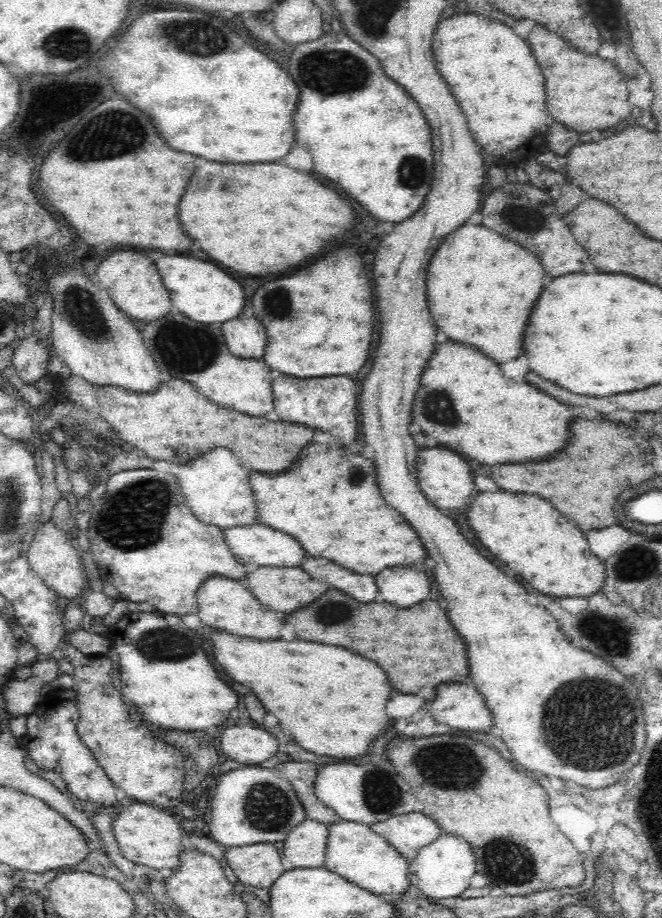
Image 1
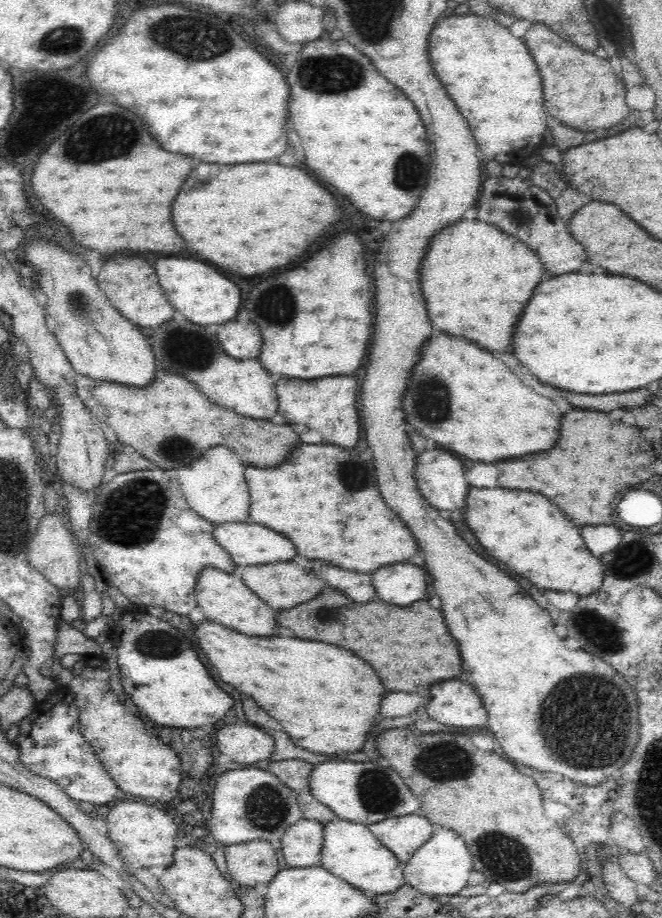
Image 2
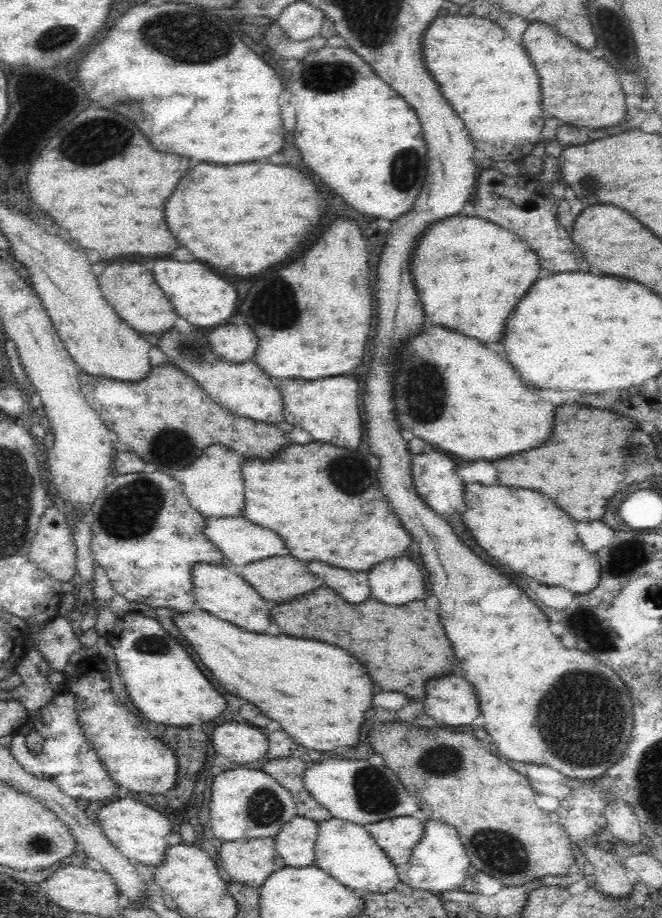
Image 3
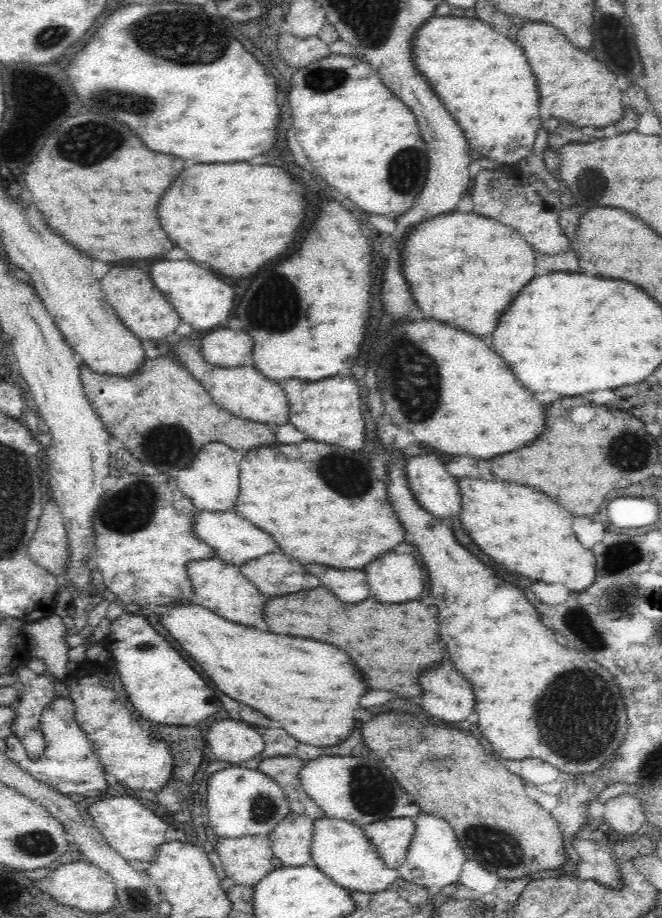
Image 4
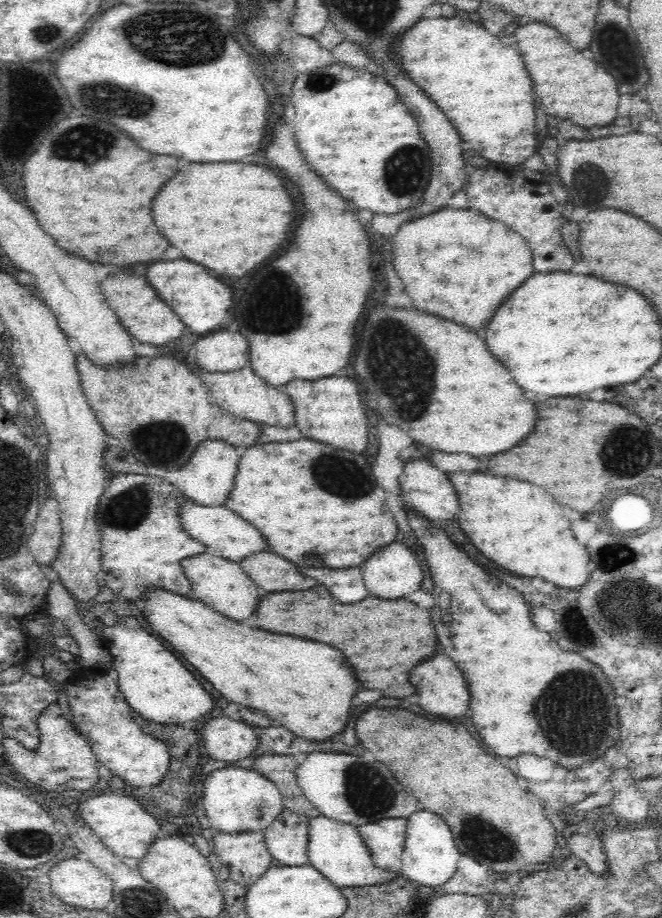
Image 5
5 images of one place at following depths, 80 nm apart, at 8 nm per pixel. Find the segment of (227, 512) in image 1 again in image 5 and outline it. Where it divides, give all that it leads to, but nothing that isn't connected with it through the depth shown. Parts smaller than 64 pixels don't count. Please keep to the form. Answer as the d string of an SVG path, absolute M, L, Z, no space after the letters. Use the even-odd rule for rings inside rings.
M208 438L198 444L194 454L190 456L190 460L187 460L184 466L178 470L170 470L165 479L196 504L220 506L224 504L226 496L230 494L240 457L240 448L236 448L224 440Z

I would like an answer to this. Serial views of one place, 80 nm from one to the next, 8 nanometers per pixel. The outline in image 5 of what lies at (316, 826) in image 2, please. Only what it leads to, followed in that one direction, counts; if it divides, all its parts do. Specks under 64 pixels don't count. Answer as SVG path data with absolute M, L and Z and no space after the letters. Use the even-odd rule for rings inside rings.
M283 808L282 812L276 816L274 822L270 822L266 828L264 828L264 841L266 841L266 849L273 860L278 861L284 866L298 866L298 864L308 864L307 857L307 836L308 836L308 822L309 817L304 812L292 811L290 809Z

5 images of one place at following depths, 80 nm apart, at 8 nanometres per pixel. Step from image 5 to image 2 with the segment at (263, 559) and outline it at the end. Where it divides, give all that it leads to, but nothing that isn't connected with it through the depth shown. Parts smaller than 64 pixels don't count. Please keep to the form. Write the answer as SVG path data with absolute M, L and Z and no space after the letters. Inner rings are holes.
M282 560L282 562L268 562L268 564L248 565L243 570L243 581L245 585L262 598L270 608L275 611L282 608L292 608L300 602L306 602L314 598L324 586L324 580L318 580L316 576L306 574L304 566L298 566L294 560Z

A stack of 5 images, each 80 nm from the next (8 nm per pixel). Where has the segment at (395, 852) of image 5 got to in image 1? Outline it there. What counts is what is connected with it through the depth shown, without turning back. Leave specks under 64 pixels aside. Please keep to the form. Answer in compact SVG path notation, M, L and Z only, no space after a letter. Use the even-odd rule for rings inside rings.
M420 809L410 814L391 816L369 827L408 862L414 860L420 848L434 842L441 834L438 825Z

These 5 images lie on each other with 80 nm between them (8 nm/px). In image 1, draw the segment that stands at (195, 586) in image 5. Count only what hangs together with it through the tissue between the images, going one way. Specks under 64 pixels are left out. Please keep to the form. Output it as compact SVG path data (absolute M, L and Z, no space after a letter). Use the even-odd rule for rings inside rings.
M210 574L197 588L197 613L203 626L258 640L278 640L285 624L283 613L268 609L249 591L244 580Z

